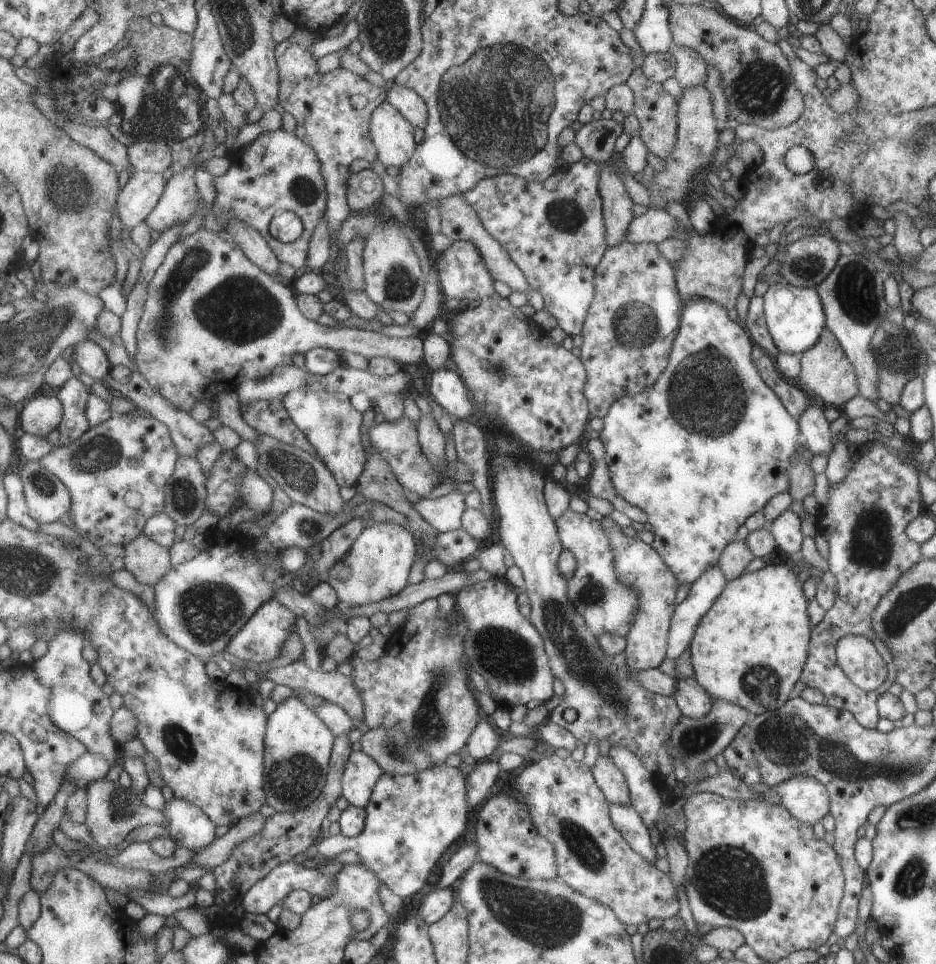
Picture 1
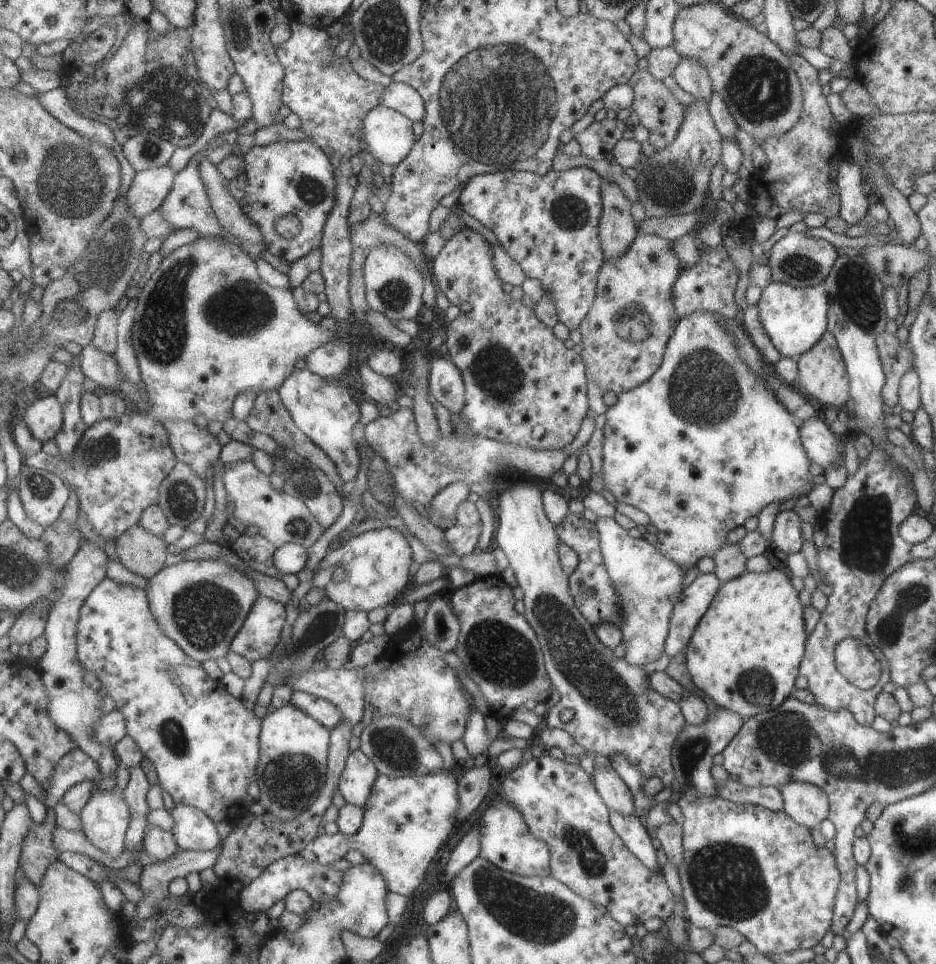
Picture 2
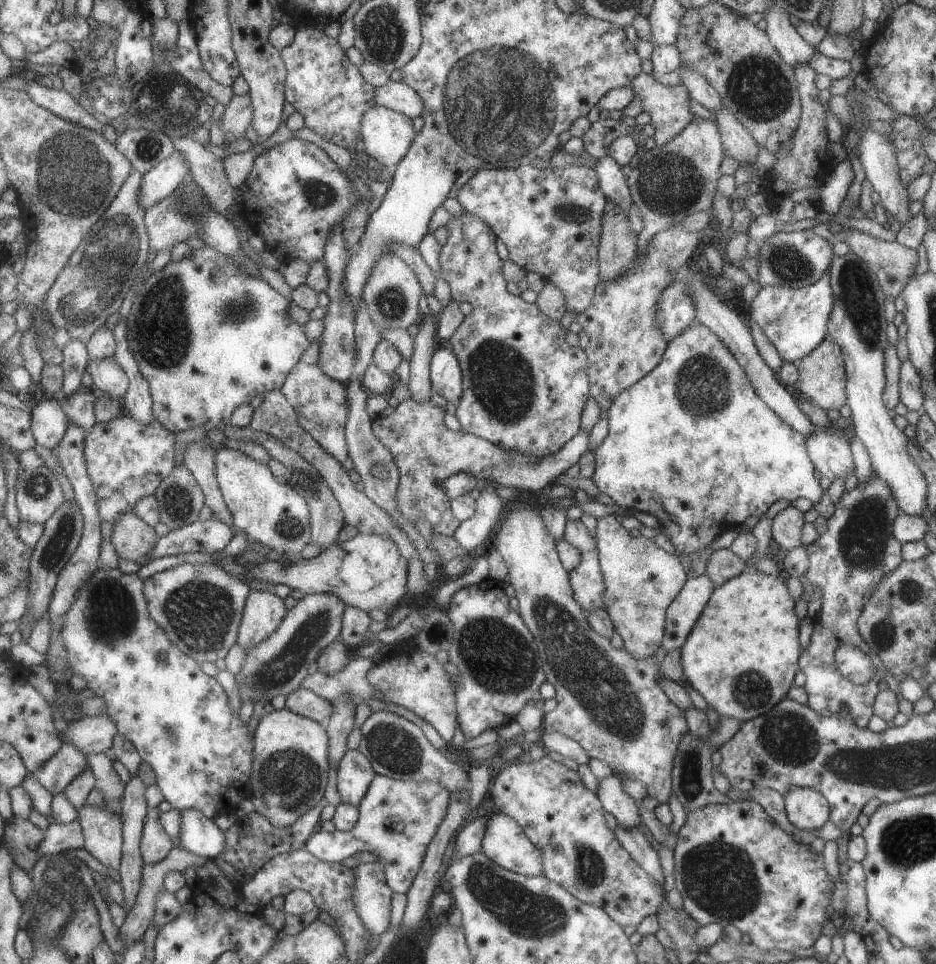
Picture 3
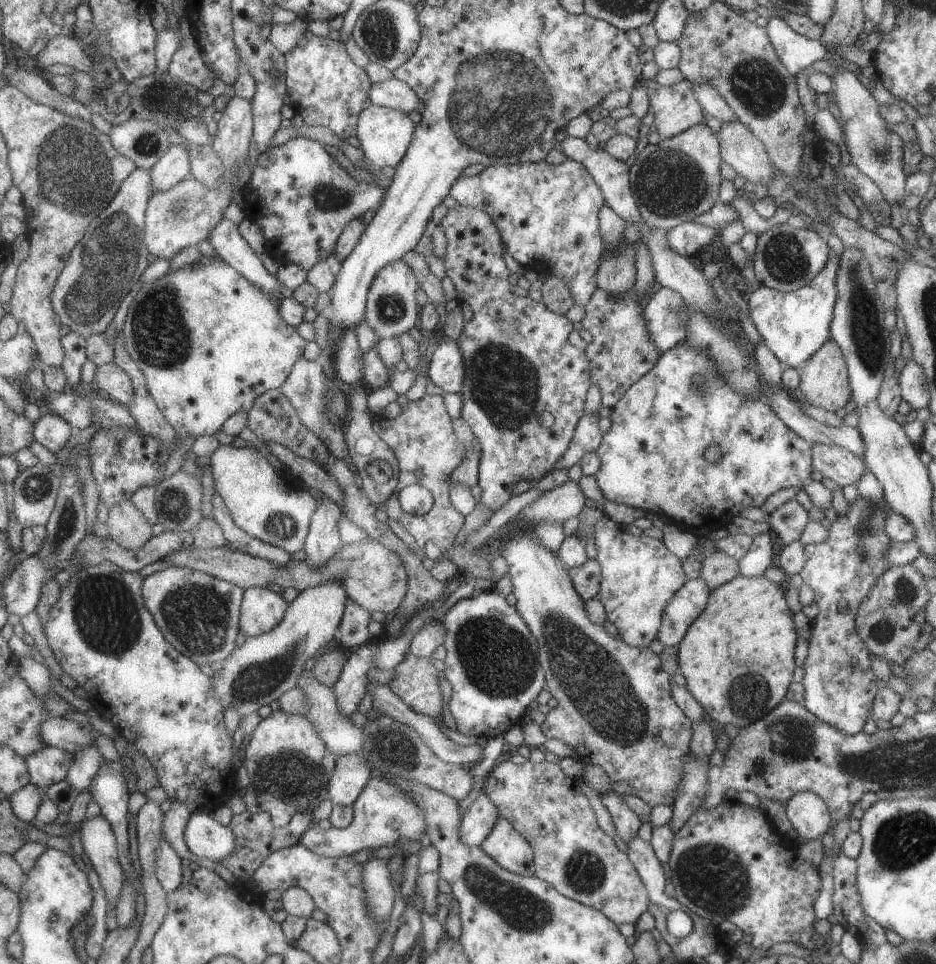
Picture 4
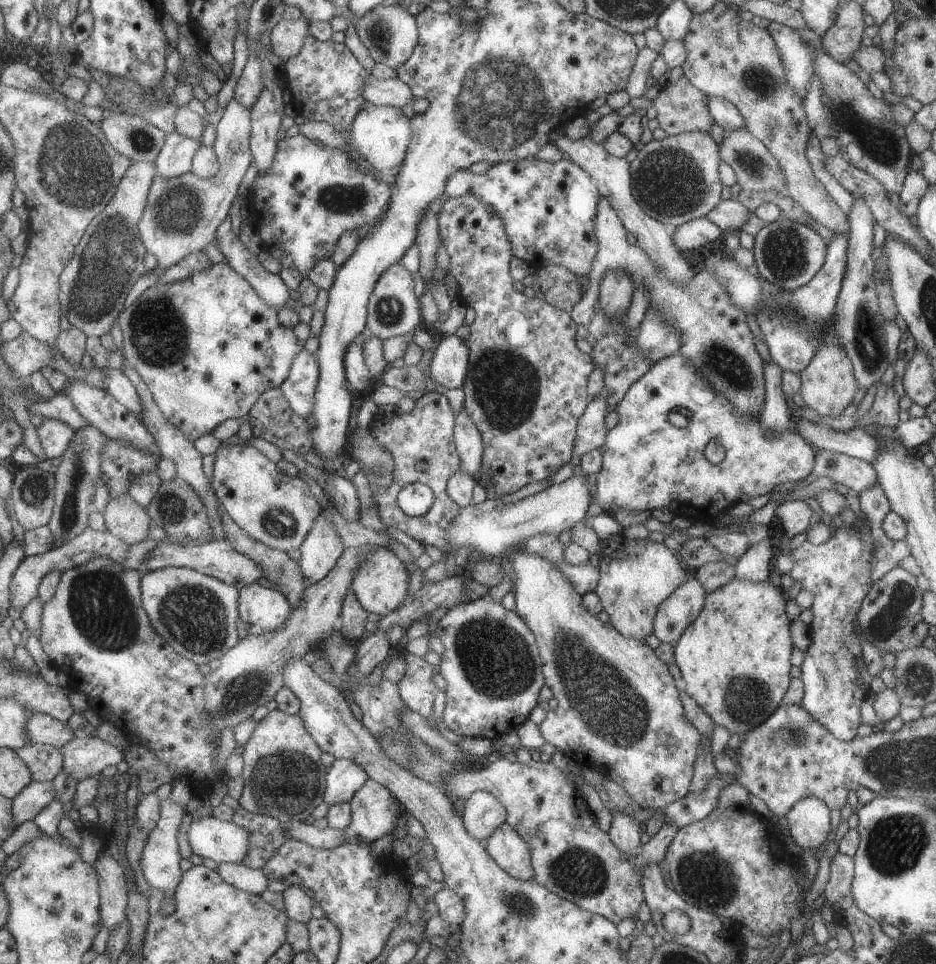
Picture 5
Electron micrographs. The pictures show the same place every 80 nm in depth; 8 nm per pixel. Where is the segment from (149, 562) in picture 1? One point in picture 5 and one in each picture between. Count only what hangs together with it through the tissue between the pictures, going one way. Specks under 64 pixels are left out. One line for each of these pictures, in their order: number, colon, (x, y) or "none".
2: (144, 553)
3: (134, 540)
4: (128, 526)
5: (127, 519)

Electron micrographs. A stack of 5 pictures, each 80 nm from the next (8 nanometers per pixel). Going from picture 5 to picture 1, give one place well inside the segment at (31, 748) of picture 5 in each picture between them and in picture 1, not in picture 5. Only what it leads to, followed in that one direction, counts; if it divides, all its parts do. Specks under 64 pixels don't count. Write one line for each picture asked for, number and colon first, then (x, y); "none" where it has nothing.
1: (90, 767)
2: (77, 766)
3: (70, 762)
4: (51, 765)

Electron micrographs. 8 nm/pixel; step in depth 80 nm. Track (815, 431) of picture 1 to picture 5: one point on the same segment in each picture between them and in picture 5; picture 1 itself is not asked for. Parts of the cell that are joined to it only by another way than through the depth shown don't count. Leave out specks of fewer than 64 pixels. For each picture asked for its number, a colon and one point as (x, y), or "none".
2: (821, 447)
3: (830, 454)
4: (838, 464)
5: (856, 474)

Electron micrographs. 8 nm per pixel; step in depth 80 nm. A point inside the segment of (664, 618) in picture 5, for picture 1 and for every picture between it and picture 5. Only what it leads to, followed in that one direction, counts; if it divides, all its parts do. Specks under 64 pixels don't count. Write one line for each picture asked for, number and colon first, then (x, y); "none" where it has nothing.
1: (702, 593)
2: (695, 599)
3: (681, 614)
4: (686, 604)

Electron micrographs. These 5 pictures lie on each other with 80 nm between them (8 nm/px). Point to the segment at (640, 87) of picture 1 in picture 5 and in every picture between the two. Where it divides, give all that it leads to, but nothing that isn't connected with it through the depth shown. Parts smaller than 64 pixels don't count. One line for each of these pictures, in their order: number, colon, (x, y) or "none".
2: (655, 106)
3: (668, 110)
4: (674, 108)
5: (680, 107)

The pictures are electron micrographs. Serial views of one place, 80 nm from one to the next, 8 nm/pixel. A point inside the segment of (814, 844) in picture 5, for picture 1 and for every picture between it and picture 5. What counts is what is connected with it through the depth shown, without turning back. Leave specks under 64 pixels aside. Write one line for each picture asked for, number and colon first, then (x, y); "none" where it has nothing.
1: (805, 798)
2: (806, 804)
3: (804, 807)
4: (808, 814)

